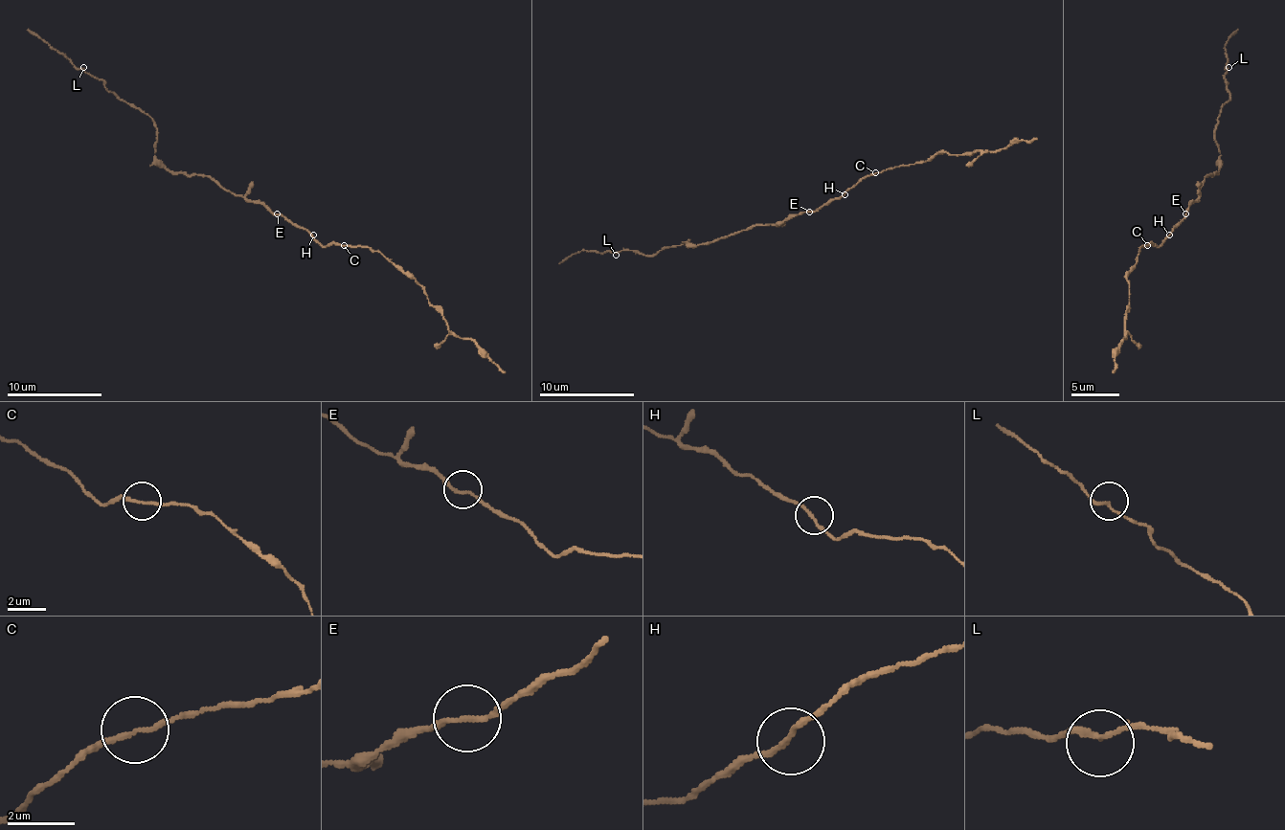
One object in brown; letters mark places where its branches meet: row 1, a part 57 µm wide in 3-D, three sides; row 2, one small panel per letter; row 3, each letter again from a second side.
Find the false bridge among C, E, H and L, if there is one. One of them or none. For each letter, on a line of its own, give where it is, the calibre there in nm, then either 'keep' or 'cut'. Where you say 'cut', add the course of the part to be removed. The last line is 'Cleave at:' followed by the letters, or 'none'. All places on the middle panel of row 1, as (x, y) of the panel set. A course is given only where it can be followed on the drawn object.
C: (875, 172) | 150 nm | keep
E: (809, 212) | 160 nm | keep
H: (845, 194) | 150 nm | keep
L: (616, 255) | 150 nm | keep
Cleave at: none

